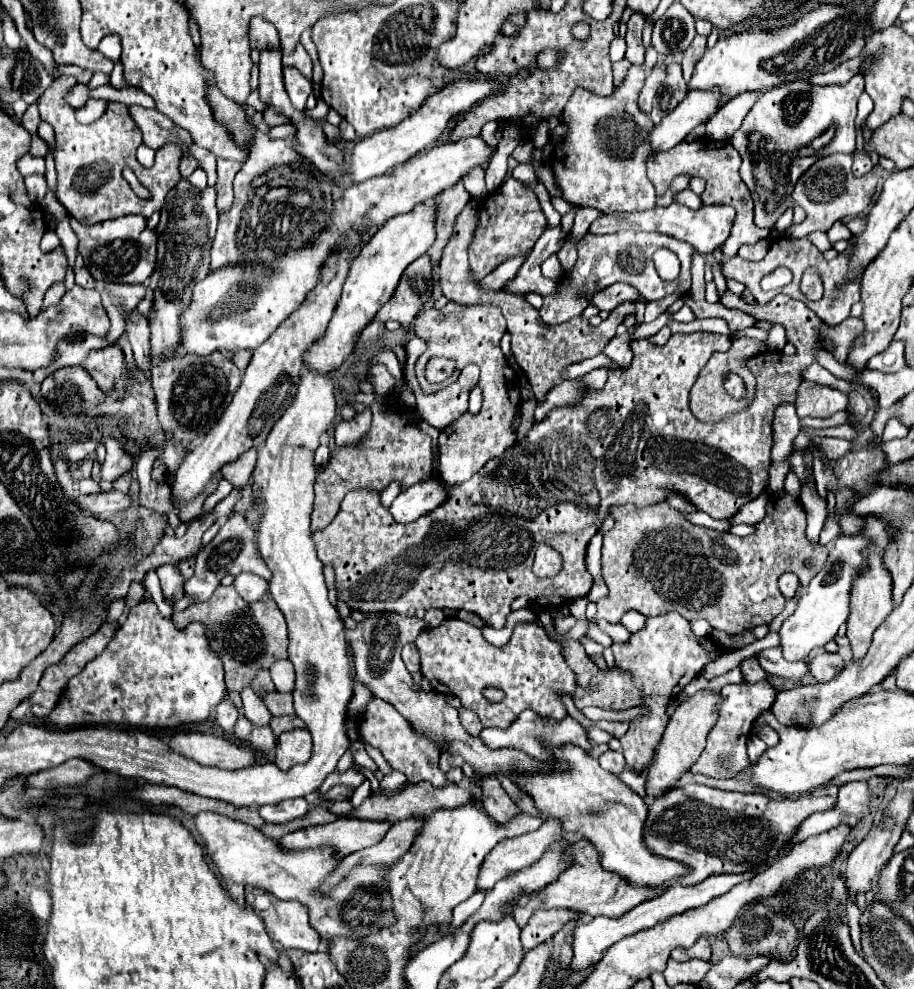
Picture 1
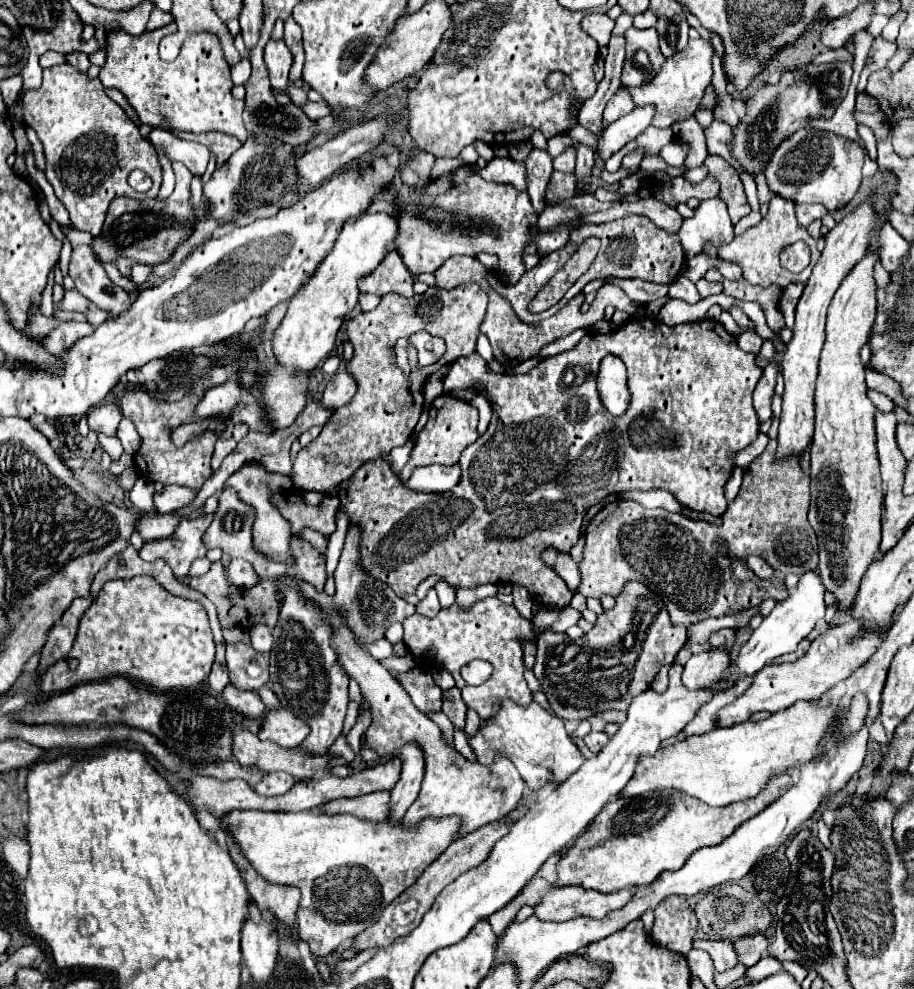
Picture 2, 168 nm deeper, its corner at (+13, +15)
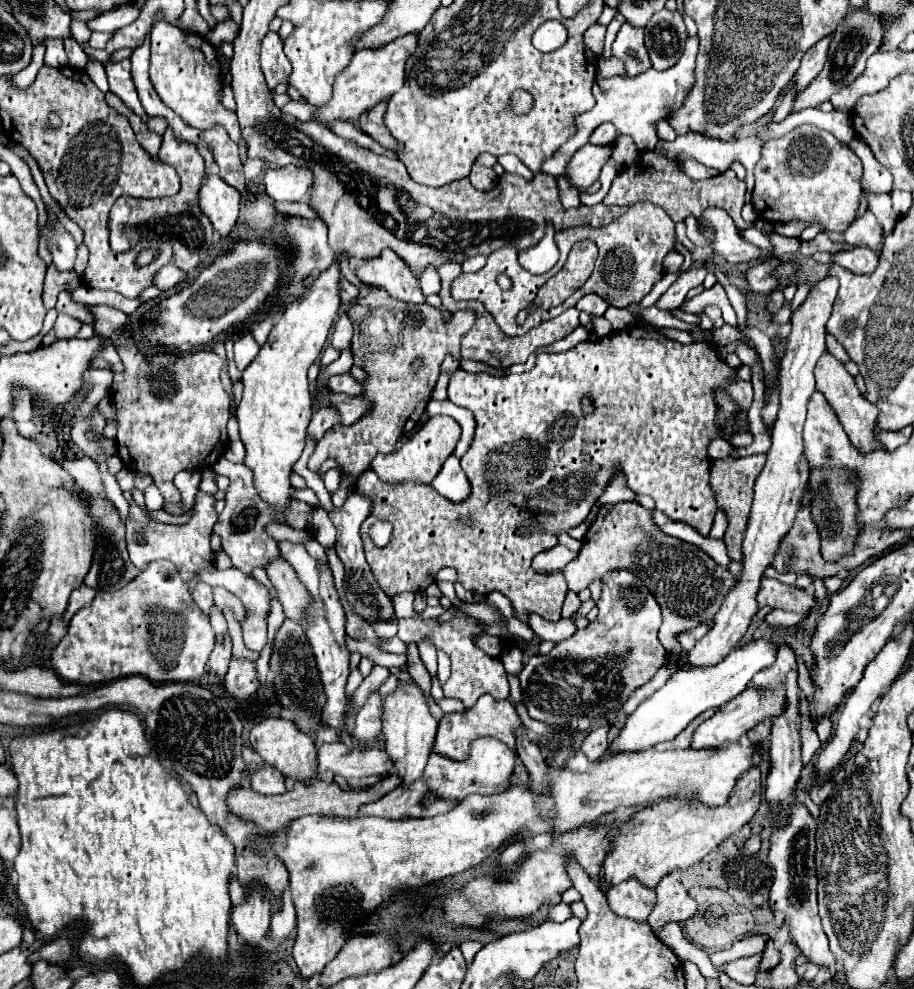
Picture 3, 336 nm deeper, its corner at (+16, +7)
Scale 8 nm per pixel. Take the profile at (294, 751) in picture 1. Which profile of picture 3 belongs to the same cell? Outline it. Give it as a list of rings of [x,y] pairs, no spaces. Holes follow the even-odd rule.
[[[264,719],[256,723],[250,733],[250,745],[268,765],[280,769],[286,777],[294,781],[316,777],[316,745],[310,735],[302,733],[288,719]]]

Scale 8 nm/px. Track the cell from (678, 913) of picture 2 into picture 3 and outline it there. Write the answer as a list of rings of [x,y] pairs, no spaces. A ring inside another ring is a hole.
[[[666,875],[656,885],[656,895],[658,901],[648,917],[648,925],[654,933],[660,933],[668,923],[684,923],[696,913],[696,901],[674,875]]]

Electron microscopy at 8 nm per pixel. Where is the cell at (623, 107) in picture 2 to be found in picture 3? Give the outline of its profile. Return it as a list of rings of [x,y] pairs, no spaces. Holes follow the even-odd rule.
[[[604,123],[600,127],[594,129],[594,133],[590,135],[590,143],[594,145],[608,145],[616,139],[616,127],[612,123]]]

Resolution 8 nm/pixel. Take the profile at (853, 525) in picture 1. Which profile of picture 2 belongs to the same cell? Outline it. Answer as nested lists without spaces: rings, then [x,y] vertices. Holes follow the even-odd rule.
[[[871,253],[851,269],[837,289],[829,313],[827,313],[827,339],[821,351],[819,377],[815,389],[815,435],[811,447],[811,509],[809,523],[815,529],[819,539],[819,575],[825,589],[835,593],[839,605],[845,613],[851,609],[851,601],[859,591],[863,573],[869,569],[881,541],[881,505],[883,489],[879,481],[879,461],[875,457],[875,405],[867,397],[865,385],[865,365],[859,359],[859,349],[867,343],[871,325],[875,321],[875,279],[873,265],[879,259],[877,253]]]

